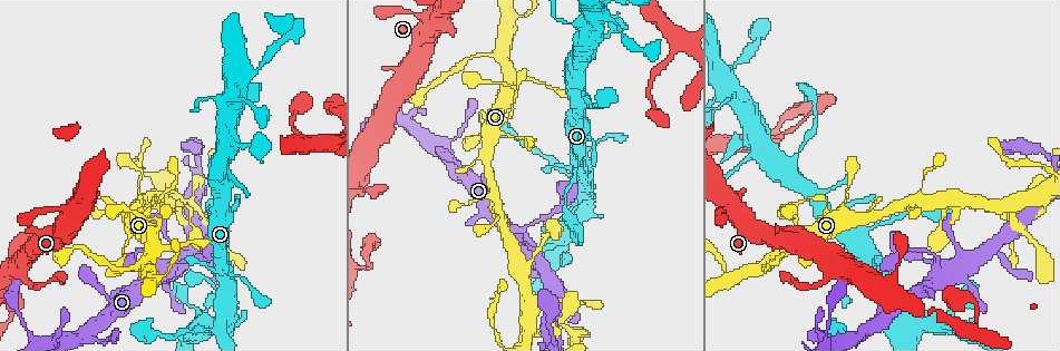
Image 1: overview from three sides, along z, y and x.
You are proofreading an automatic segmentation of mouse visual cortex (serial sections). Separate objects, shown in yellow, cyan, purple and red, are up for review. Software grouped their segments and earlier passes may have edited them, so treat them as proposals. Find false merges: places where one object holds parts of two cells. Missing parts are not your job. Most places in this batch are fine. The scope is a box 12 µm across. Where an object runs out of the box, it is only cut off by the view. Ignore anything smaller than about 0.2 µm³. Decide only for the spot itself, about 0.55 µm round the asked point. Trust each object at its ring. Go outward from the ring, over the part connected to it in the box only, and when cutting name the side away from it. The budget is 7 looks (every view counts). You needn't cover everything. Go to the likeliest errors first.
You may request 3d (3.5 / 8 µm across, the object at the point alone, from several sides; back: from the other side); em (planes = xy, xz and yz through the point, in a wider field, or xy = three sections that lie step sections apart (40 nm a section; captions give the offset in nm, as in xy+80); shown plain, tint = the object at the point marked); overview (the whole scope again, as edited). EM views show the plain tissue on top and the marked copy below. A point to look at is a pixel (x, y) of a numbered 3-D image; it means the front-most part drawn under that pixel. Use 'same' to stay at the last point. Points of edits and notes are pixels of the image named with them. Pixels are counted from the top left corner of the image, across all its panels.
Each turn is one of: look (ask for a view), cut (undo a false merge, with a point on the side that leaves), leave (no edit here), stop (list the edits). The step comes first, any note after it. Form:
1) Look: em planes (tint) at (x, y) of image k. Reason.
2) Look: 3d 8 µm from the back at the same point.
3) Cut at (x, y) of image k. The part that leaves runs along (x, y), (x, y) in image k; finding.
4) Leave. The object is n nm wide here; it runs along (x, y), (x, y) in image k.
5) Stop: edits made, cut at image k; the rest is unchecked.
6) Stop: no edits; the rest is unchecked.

Look: 3d 3.5 µm at (1011, 212) of image 1. Small branch off a trunk.

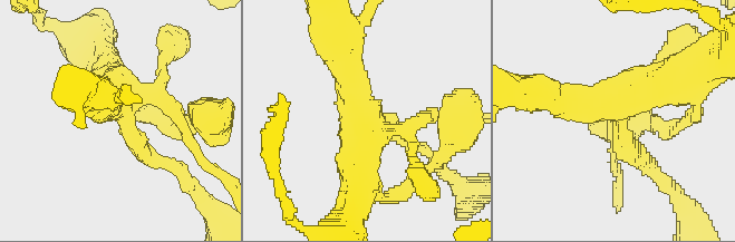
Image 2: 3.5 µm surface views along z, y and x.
Look: em xy step 2 (tint) at (370, 121) of image 2. 4 arms meet here; the arms are 200, 250, 450, 500 nm wide.

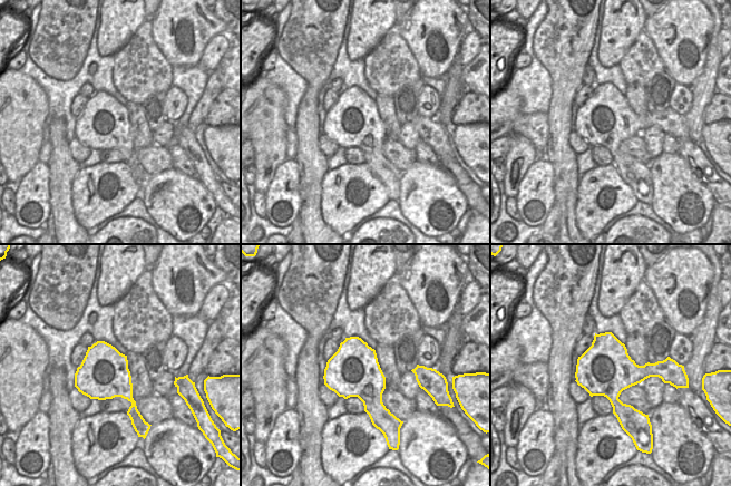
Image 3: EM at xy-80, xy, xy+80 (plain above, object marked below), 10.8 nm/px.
Leave. It runs along (560, 98), (606, 105), (694, 77) in image 2; one cell here.

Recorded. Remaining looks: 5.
Look: 3d 3.5 µm at (563, 22) of image 1. Abrupt turn.

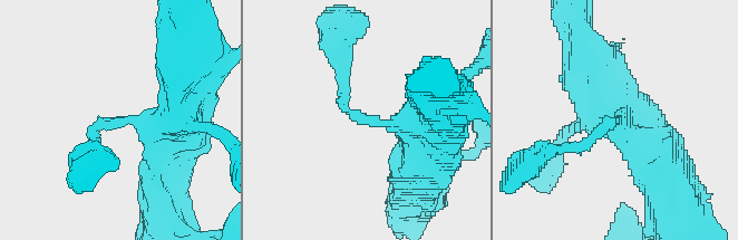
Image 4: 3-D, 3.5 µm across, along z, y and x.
Look: em xy step 5 (tint) at (372, 118) of image 4. The arms are 150, 350 nm wide.

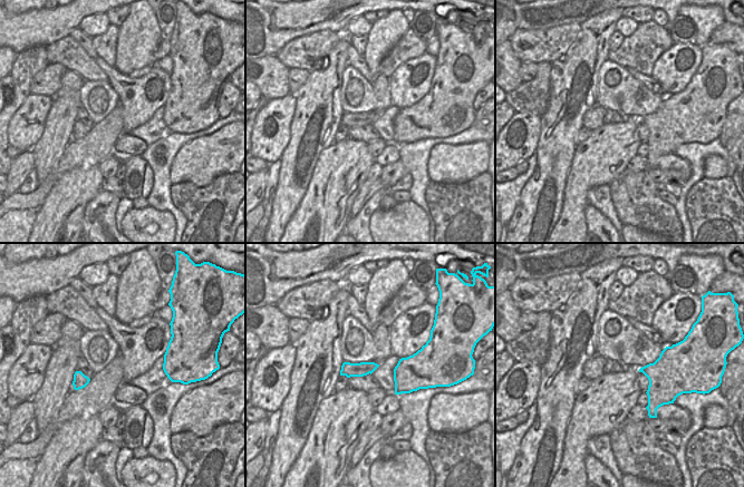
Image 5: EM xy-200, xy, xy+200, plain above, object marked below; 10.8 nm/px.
Look: em xy step 2 (tint) at the same point. Cut it another way.

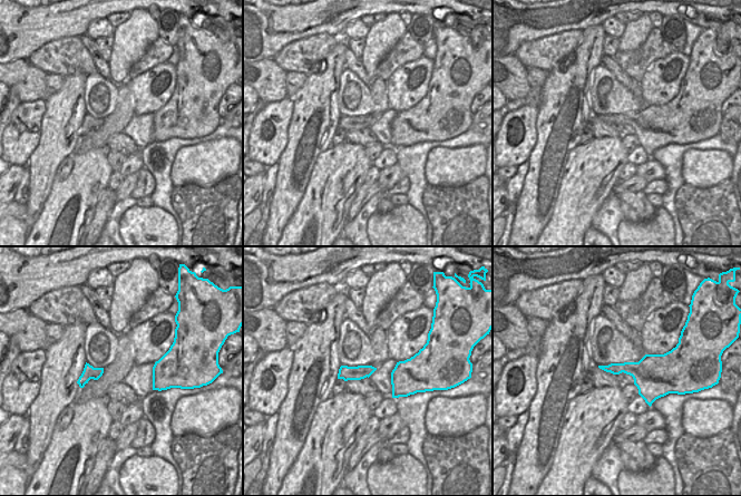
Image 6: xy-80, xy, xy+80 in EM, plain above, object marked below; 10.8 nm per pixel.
Leave. It runs along (426, 151), (405, 123), (347, 112), (343, 72) in image 4; all the same cell.

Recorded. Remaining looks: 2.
Look: 3d 3.5 µm at (918, 257) of image 1. Sudden change in width.

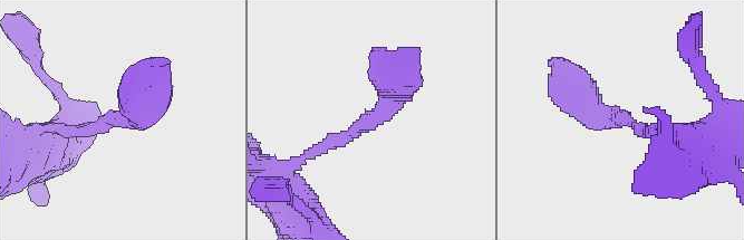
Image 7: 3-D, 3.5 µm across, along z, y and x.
Look: em xy step 1 (tint) at (376, 117) of image 7.

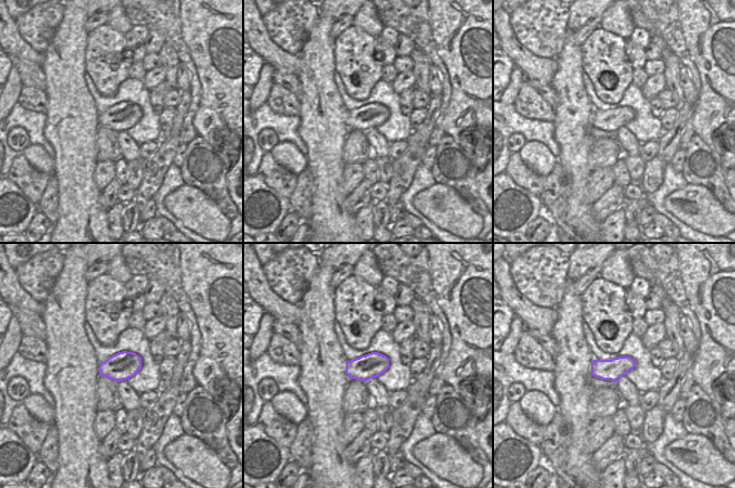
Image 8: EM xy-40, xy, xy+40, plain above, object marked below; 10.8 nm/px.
Leave. The object is 260 nm wide here; it runs along (313, 152), (382, 112), (399, 72) in image 7; continuous, no second cell.

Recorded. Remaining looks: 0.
Stop: no edits; the rest is unchecked.

